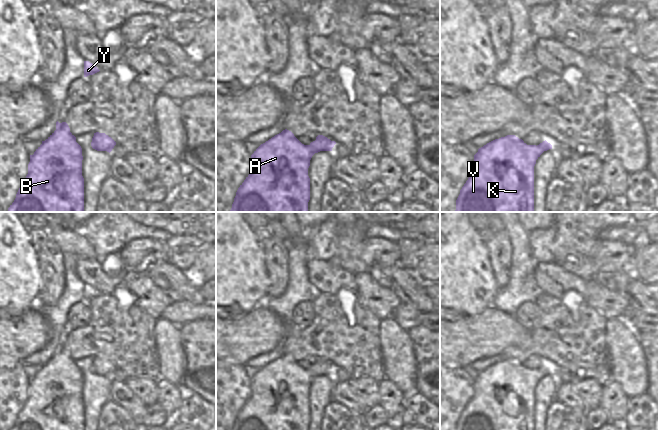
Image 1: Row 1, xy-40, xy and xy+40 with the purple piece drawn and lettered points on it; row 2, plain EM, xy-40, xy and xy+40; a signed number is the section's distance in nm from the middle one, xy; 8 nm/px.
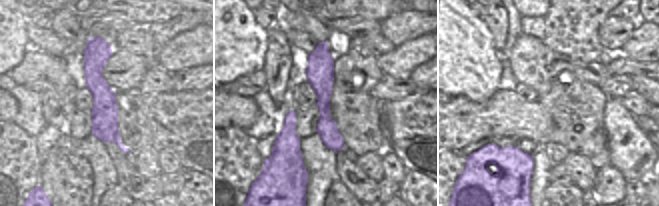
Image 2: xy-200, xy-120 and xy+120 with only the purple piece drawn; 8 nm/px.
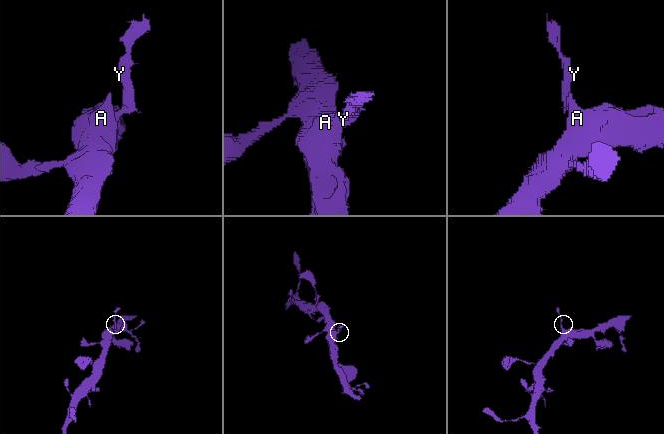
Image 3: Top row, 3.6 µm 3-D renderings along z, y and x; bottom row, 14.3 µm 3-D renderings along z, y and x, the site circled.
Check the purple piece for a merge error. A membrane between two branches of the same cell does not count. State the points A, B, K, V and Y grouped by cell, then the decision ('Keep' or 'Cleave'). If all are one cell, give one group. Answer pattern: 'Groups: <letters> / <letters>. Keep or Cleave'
Groups: A B K V / Y. Cleave.

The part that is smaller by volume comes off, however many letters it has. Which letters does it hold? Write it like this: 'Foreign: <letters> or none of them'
Foreign: Y.

